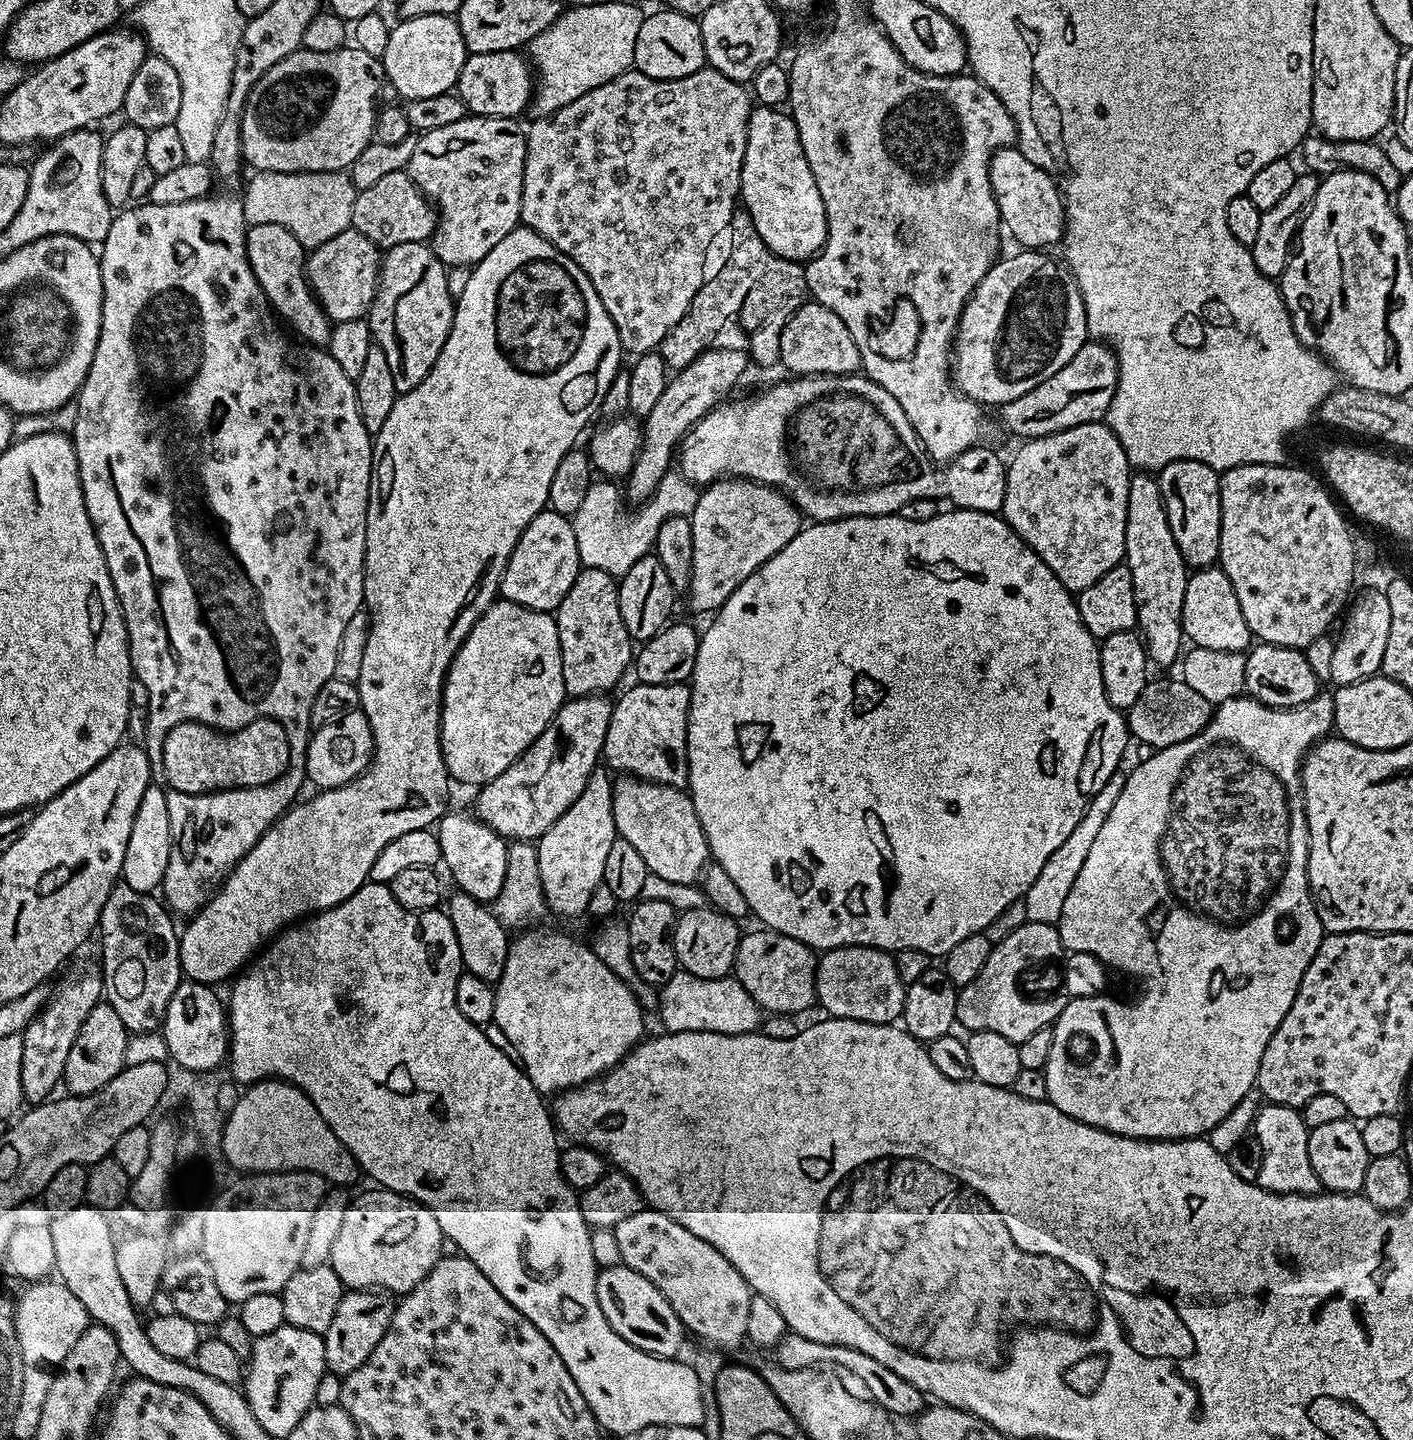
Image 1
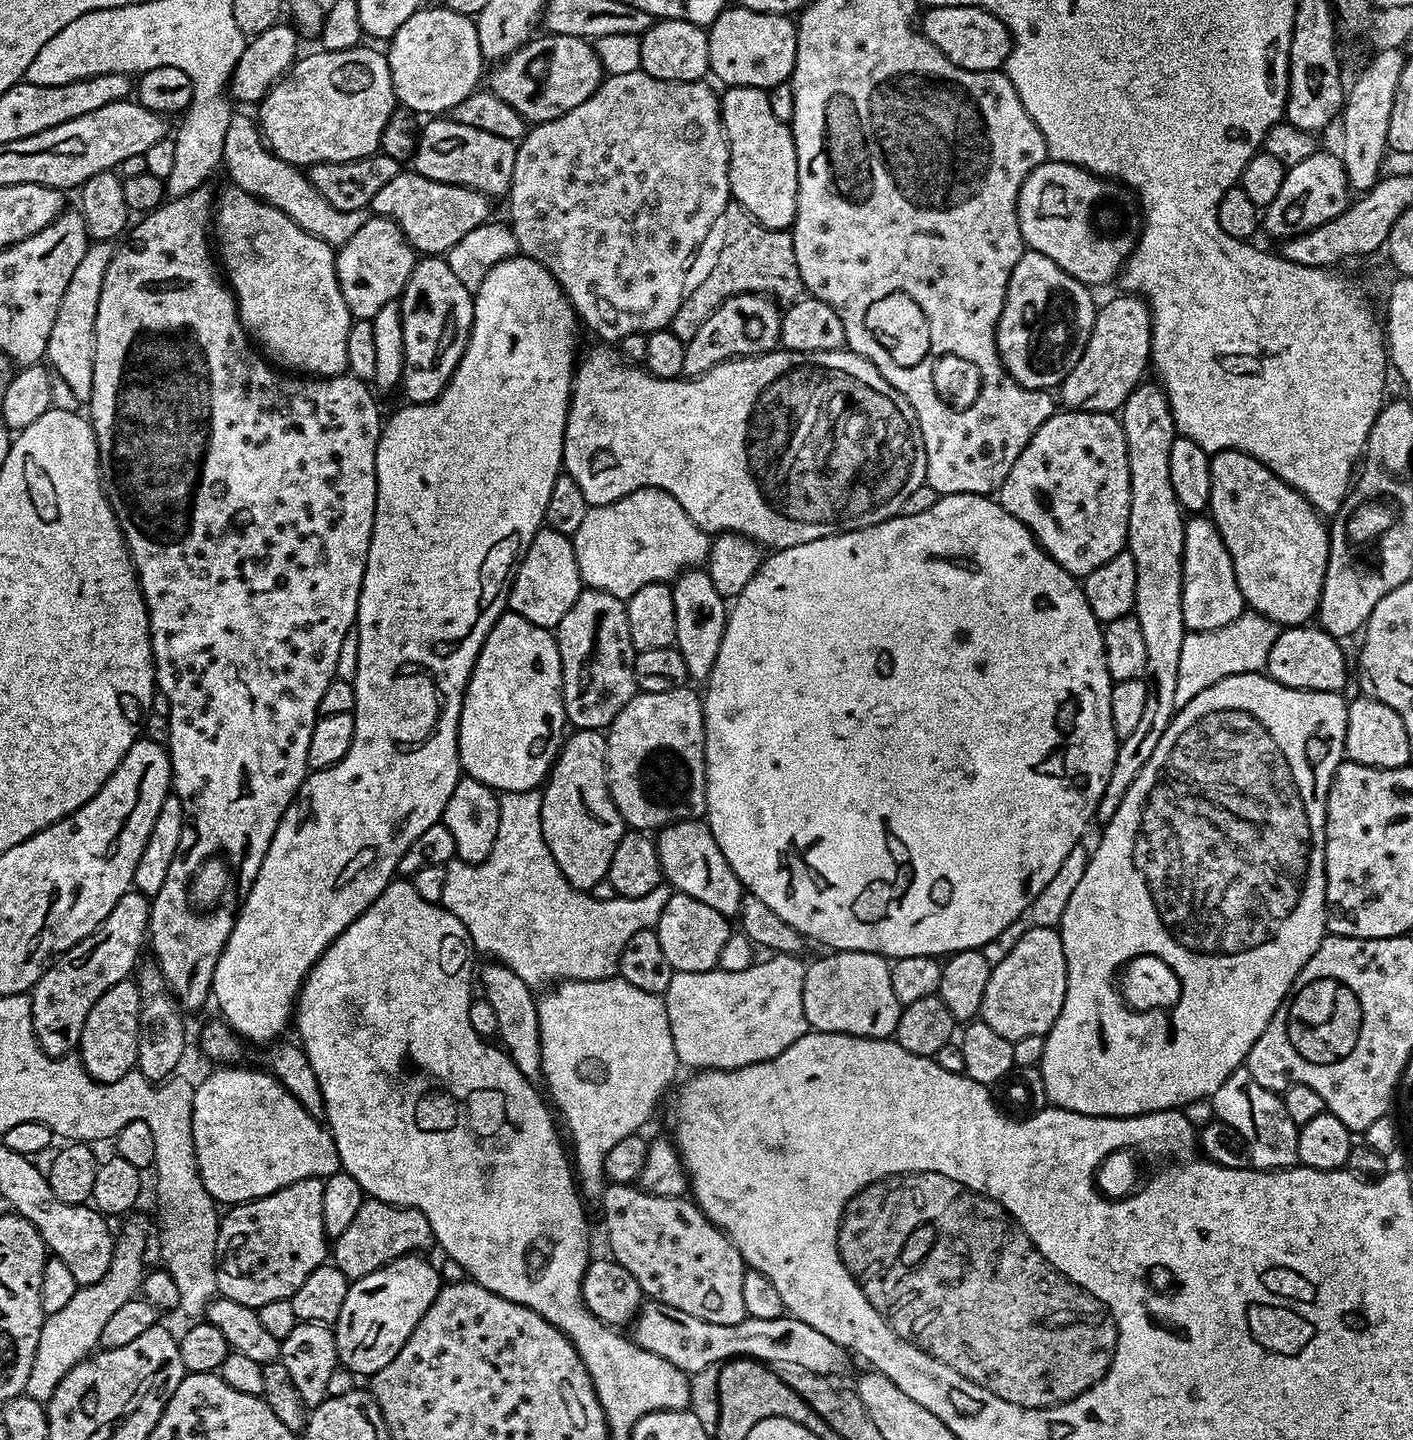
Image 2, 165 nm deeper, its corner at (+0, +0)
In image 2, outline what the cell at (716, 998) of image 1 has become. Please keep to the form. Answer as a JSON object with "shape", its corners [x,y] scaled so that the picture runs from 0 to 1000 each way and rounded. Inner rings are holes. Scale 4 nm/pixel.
{"shape":[[[547,663],[546,667],[533,668],[524,675],[480,675],[476,674],[474,685],[469,690],[471,707],[474,707],[474,721],[477,721],[477,732],[487,743],[507,742],[519,743],[534,738],[551,735],[556,726],[562,726],[565,721],[573,716],[570,701],[568,699],[570,667],[566,664]]]}

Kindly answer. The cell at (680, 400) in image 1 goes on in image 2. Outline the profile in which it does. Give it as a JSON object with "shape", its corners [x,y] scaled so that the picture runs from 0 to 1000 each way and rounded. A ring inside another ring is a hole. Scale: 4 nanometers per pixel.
{"shape":[[[529,203],[512,208],[509,214],[502,218],[500,224],[494,226],[494,232],[484,240],[485,249],[483,249],[483,259],[485,262],[496,261],[512,250],[524,247],[539,247],[552,239],[553,215],[548,208],[536,203]]]}

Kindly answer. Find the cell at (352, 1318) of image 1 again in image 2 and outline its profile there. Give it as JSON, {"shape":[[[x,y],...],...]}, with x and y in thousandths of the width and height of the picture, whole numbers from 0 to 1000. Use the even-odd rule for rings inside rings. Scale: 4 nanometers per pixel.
{"shape":[[[289,871],[277,875],[267,883],[259,885],[256,888],[248,890],[245,896],[245,904],[242,904],[242,913],[239,913],[236,920],[238,926],[238,940],[240,947],[248,951],[253,956],[263,957],[270,949],[273,949],[287,935],[287,929],[293,926],[293,921],[304,910],[307,901],[313,894],[313,888],[309,884],[309,881],[303,875],[299,875],[299,872]]]}

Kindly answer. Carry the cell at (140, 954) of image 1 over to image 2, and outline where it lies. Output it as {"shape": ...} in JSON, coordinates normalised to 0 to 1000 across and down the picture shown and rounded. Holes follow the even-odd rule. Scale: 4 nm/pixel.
{"shape":[[[105,668],[105,670],[100,672],[95,678],[99,688],[99,723],[96,744],[100,744],[104,750],[115,751],[127,742],[125,741],[130,733],[130,708],[132,706],[127,697],[119,687],[117,679],[113,676],[110,669]]]}

